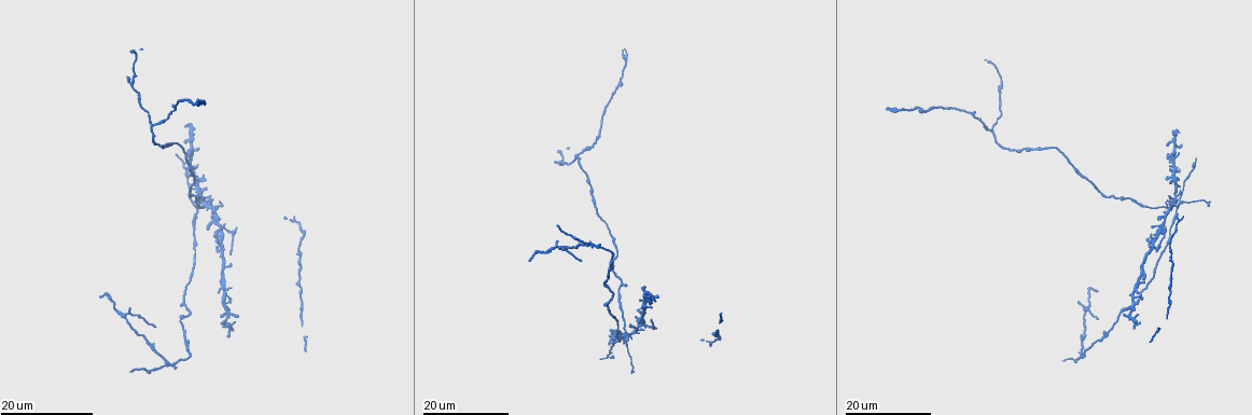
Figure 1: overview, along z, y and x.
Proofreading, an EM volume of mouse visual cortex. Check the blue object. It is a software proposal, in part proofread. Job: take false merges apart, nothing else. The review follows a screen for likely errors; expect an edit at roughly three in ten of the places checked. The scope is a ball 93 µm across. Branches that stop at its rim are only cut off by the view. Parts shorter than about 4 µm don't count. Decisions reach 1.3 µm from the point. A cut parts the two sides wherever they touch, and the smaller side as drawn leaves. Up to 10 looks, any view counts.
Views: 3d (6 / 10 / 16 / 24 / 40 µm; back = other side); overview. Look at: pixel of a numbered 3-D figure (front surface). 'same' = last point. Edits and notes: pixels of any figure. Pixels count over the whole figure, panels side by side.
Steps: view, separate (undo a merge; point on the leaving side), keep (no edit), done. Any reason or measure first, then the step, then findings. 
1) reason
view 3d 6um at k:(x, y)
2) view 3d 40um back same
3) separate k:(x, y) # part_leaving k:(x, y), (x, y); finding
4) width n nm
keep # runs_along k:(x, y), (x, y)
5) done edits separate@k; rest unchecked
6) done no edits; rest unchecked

sudden change in width
view 3d 16um at 1:(132, 81)

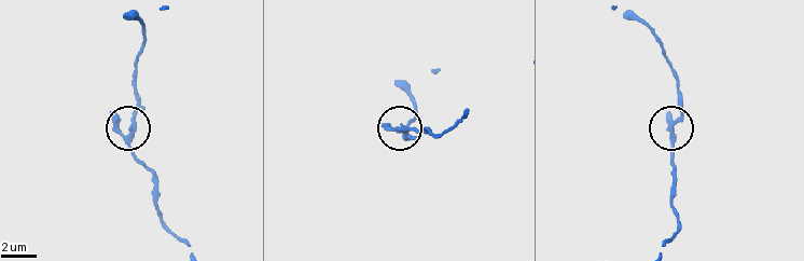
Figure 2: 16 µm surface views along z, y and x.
closer look
view 3d 6um at 2:(128, 138)

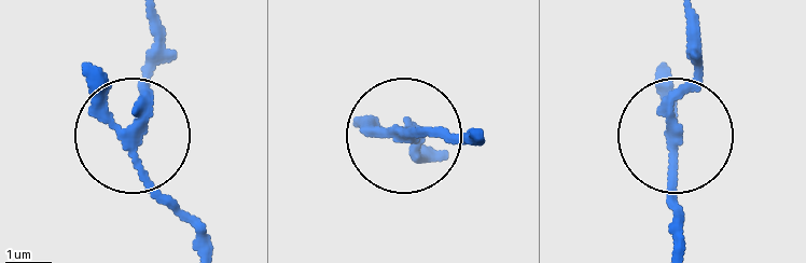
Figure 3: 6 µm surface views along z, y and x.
arms 3
keep # runs_along 3:(678, 245), (670, 106), (697, 71), (702, 17); one cell here

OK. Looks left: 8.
a fork
view 3d 24um at 1:(150, 124)

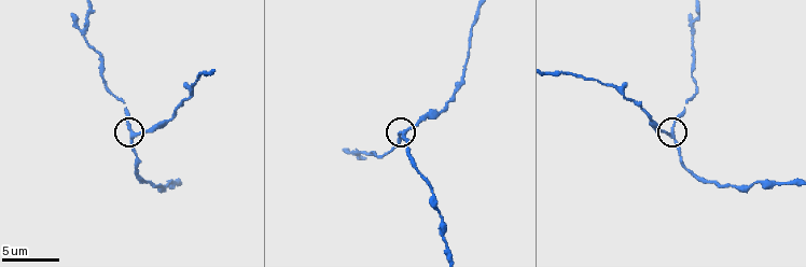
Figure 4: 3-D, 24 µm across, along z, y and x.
view 3d 6um at 4:(670, 133)

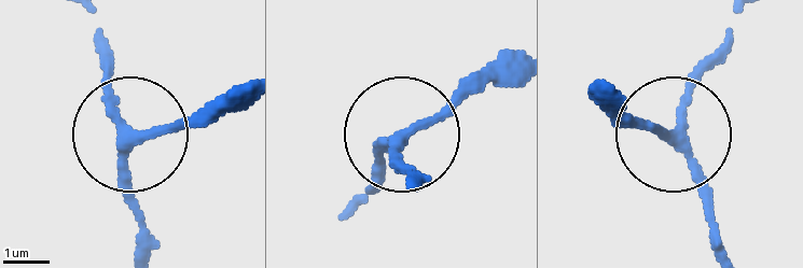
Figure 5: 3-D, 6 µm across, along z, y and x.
arms 3
keep # runs_along 5:(421, 185), (395, 139), (368, 188); one cell here

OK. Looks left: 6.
three arms meet
view 3d 24um at 1:(231, 316)

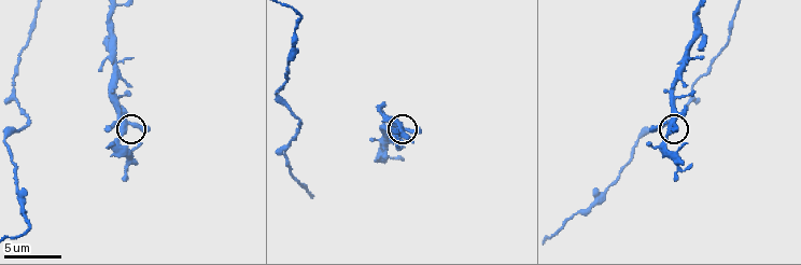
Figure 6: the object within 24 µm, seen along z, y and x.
view 3d 6um at 6:(131, 123)

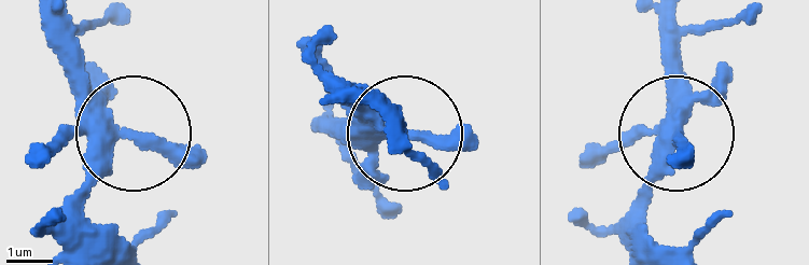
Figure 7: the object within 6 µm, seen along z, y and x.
other side
view 3d 6um back at 7:(122, 137)

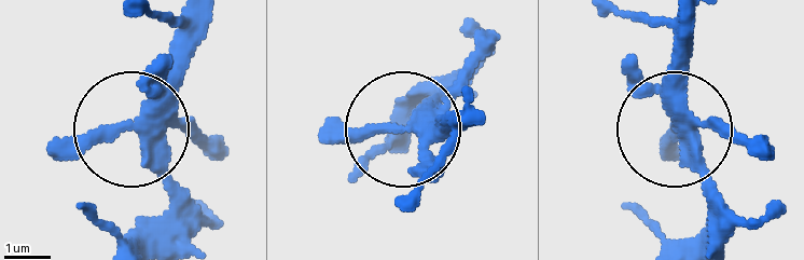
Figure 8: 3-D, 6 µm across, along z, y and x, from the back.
arms 3
keep # runs_along 8:(677, 11), (681, 150), (754, 228); one cell here

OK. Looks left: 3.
looks like a crossing
view 3d 24um at 1:(1161, 226)

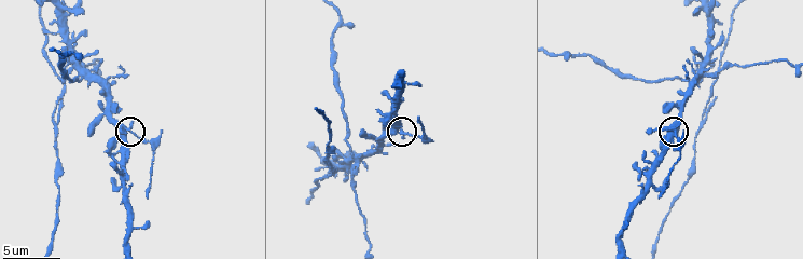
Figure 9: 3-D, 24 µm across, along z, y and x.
zoom in
view 3d 10um at 9:(670, 132)

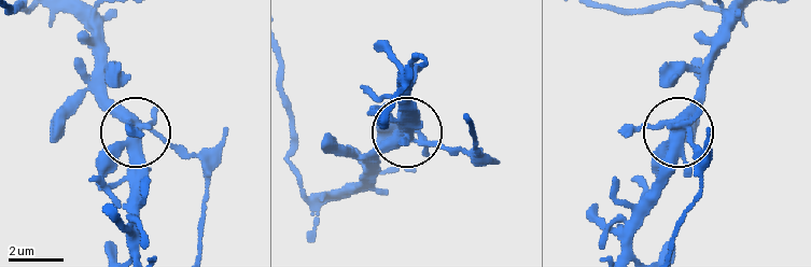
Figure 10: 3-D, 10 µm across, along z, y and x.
width 390 nm
separate 10:(182, 149) # part_leaving 10:(689, 128), (702, 188), (675, 243); a second cell is stuck on

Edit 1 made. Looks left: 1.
done edits separate@10; rest unchecked

